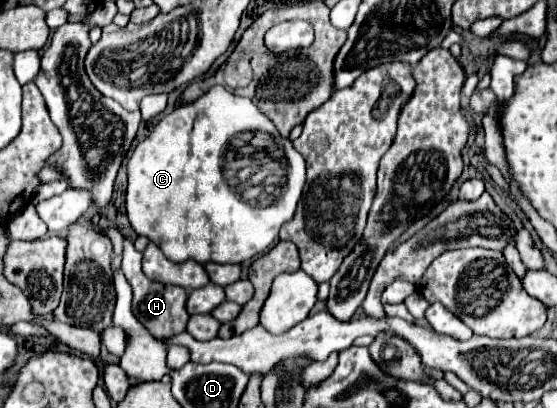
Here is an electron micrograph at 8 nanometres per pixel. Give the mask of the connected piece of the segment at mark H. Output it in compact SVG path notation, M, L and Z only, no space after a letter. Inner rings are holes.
M124 238L124 258L122 258L122 270L134 290L134 300L132 300L132 312L134 316L156 336L156 338L170 338L174 334L182 334L188 324L188 312L186 312L186 290L180 286L170 286L162 282L152 282L144 276L142 272L142 254L134 248L134 242Z

